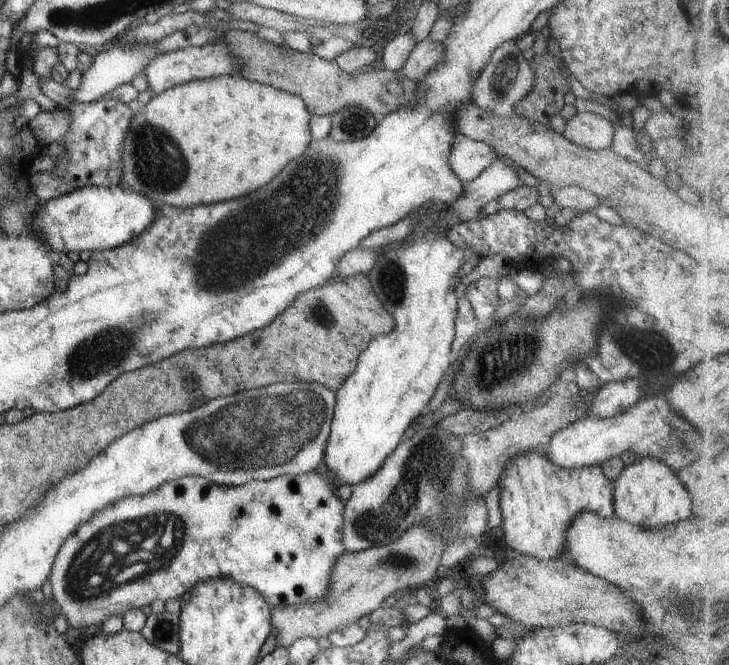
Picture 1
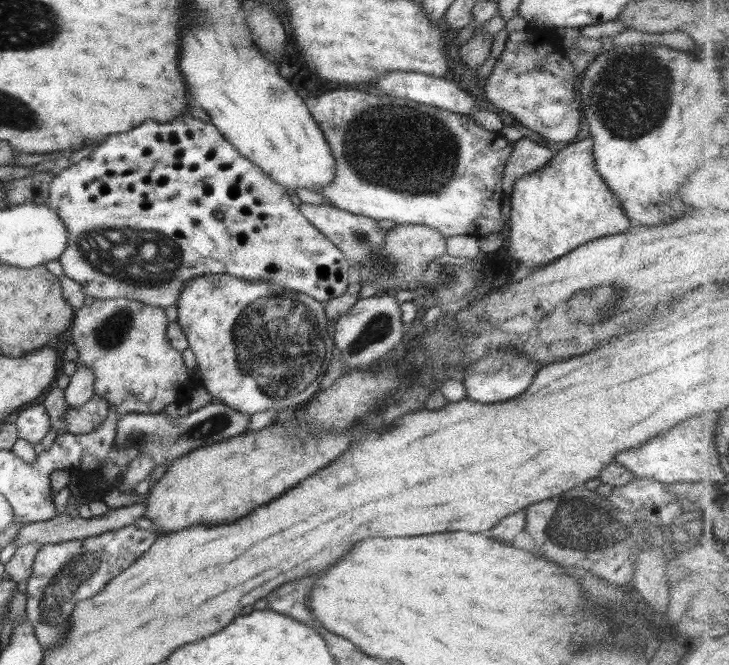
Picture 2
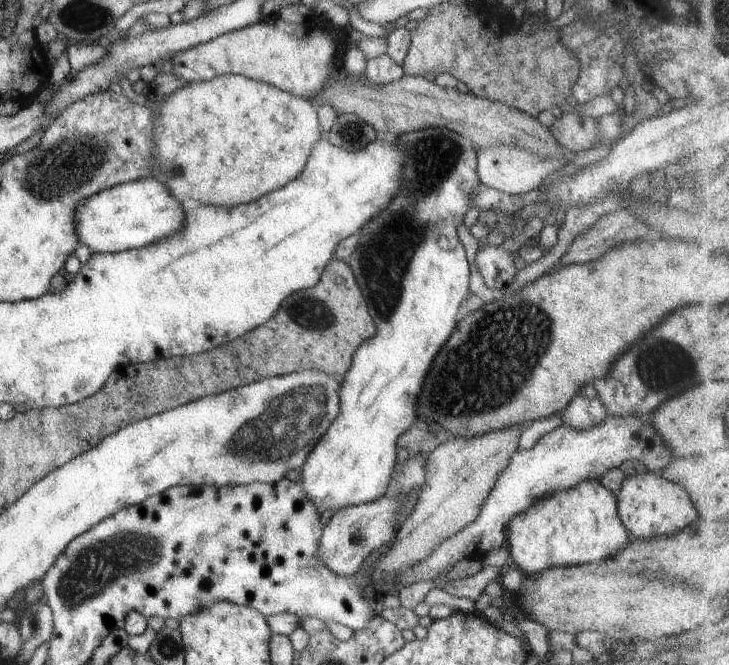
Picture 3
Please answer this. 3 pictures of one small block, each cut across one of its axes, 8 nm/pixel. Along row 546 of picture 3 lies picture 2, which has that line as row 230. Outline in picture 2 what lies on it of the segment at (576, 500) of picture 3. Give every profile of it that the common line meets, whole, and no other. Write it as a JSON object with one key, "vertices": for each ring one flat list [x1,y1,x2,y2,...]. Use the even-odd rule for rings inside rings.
{"vertices":[[587,137,576,143,570,142,567,147,564,147,556,155,554,155,544,166,538,167,538,170,526,174,522,178,519,178,513,186,511,192,511,218,509,225,509,253,514,260,519,262,519,266,535,267,547,265,550,261,557,259,559,256,568,254,574,248,586,244,588,241,596,240,611,234,620,234,627,228,630,228,629,218,626,216,625,210,622,208,620,199,615,197,614,191,610,190,610,187,606,184,606,181,600,176,595,165,595,158,593,155,593,140,592,137]]}

